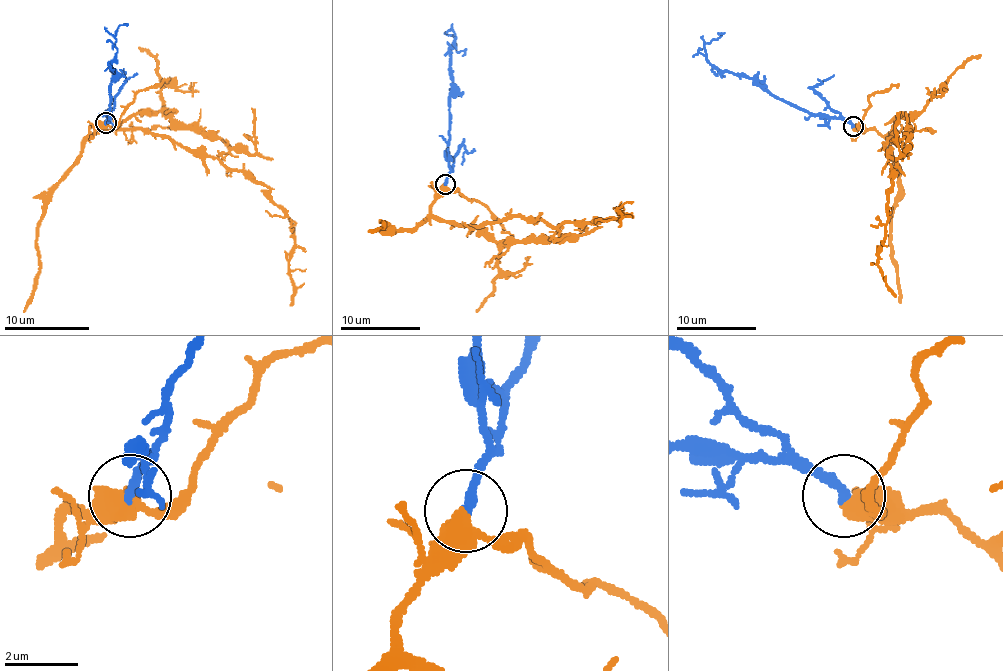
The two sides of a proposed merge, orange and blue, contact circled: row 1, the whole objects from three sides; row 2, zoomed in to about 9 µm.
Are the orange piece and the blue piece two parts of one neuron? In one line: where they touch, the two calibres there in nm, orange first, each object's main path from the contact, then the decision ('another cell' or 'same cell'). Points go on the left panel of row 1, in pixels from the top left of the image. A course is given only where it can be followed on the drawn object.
(105, 123) | 480/240 nm | orange via (105, 124), (90, 133), (147, 129), (261, 182), (286, 214), (295, 240), (290, 306) | blue via (105, 122), (109, 116), (111, 65), (118, 50), (115, 30), (124, 24) | same cell

